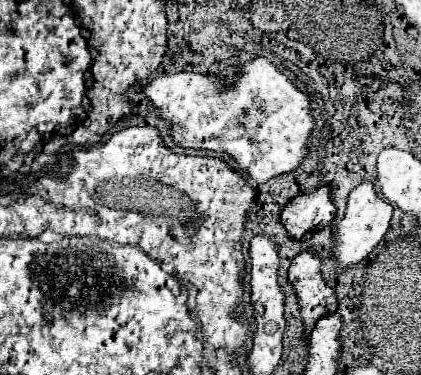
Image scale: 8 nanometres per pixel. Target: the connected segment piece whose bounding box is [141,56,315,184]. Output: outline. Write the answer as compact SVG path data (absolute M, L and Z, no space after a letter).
M263 56L247 62L229 88L205 74L177 72L155 78L141 92L171 124L171 138L177 146L229 154L257 184L295 170L315 128L307 94L299 92Z

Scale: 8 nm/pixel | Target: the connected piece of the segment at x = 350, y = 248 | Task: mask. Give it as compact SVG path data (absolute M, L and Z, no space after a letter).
M371 182L359 184L351 194L347 202L347 210L343 220L335 226L335 244L331 248L331 254L335 258L335 270L337 274L343 274L349 266L361 262L387 234L389 230L389 220L393 216L393 206L385 202L381 196L377 196L375 188Z

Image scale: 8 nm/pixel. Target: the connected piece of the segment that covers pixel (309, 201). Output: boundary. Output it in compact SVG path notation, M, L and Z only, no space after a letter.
M319 188L311 196L295 196L281 212L281 224L285 226L289 238L309 240L315 230L325 228L335 218L335 204L331 200L329 188Z

